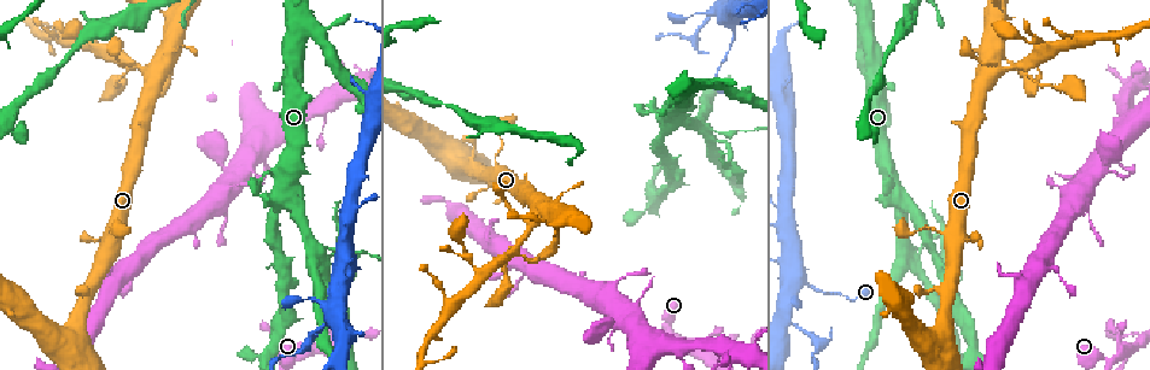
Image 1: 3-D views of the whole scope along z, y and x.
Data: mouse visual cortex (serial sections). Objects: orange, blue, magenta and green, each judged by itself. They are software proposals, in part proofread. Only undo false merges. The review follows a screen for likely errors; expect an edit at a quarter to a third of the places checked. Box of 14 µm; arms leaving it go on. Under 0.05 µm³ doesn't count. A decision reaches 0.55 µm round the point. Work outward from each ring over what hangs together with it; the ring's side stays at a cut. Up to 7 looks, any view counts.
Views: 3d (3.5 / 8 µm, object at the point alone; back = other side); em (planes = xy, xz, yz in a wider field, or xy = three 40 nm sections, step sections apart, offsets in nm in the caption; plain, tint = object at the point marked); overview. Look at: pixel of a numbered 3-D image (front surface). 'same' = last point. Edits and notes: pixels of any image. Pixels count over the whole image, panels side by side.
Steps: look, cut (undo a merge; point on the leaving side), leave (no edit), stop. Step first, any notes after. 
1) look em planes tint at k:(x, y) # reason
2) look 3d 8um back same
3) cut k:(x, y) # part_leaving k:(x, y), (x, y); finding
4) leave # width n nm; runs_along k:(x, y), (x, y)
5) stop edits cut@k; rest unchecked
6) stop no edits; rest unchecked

look 3d 8um at 1:(328, 321) # thin arm on a thick one

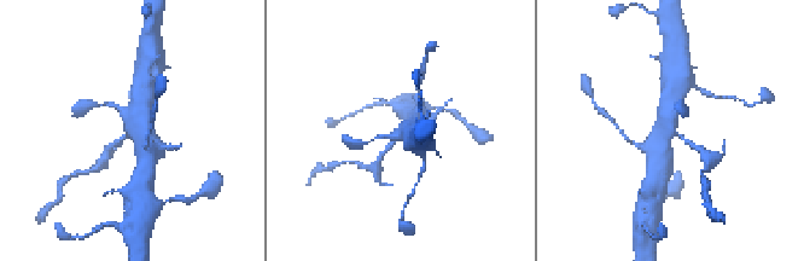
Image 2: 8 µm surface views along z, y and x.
look em xy step 3 tint at 2:(129, 133) # arms 3; arm_widths 150, 600, 600 nm; need the tissue

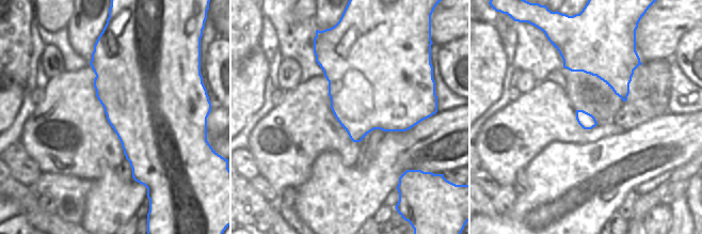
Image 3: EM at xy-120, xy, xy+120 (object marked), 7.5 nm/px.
cut 2:(109, 152) # part_leaving 2:(122, 138), (112, 143), (93, 169); a second cell is stuck on

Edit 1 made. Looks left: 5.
look overview # redraw

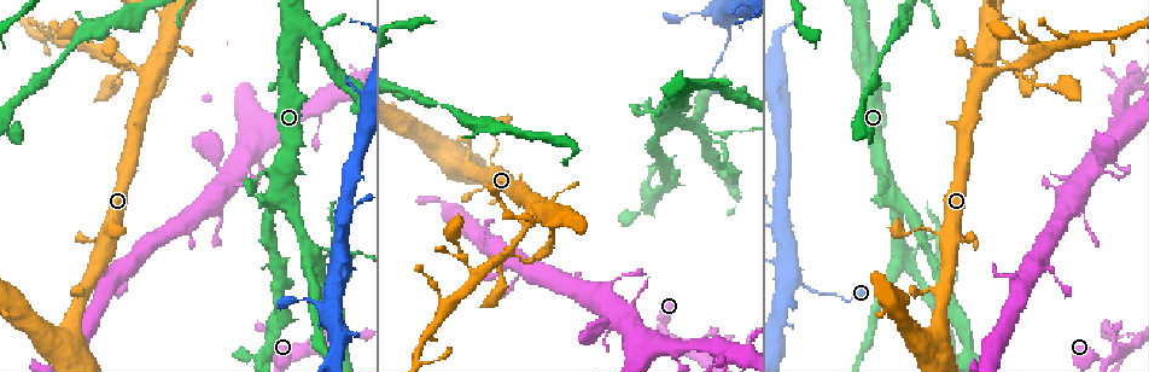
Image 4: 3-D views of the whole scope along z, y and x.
look 3d 3.5um at 4:(698, 127) # thin arm on a thick one

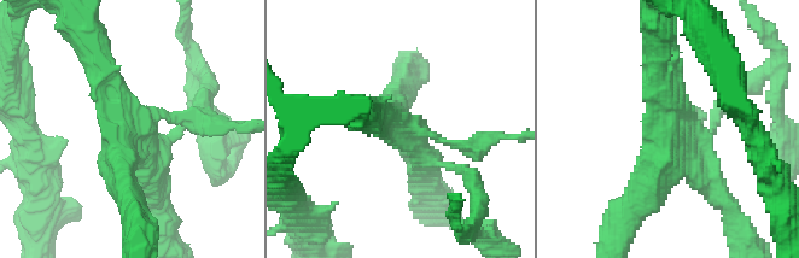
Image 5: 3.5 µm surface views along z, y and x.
look em xy step 2 tint at 5:(126, 132)

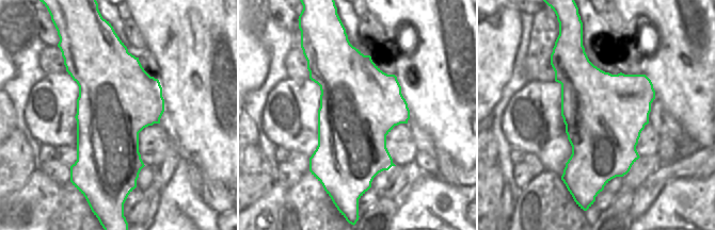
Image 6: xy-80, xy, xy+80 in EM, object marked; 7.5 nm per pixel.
cut 5:(194, 101) # part_leaving 5:(424, 157), (472, 175), (477, 218); two cells meet here

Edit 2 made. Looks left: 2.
stop edits cut@2, cut@5; rest unchecked

